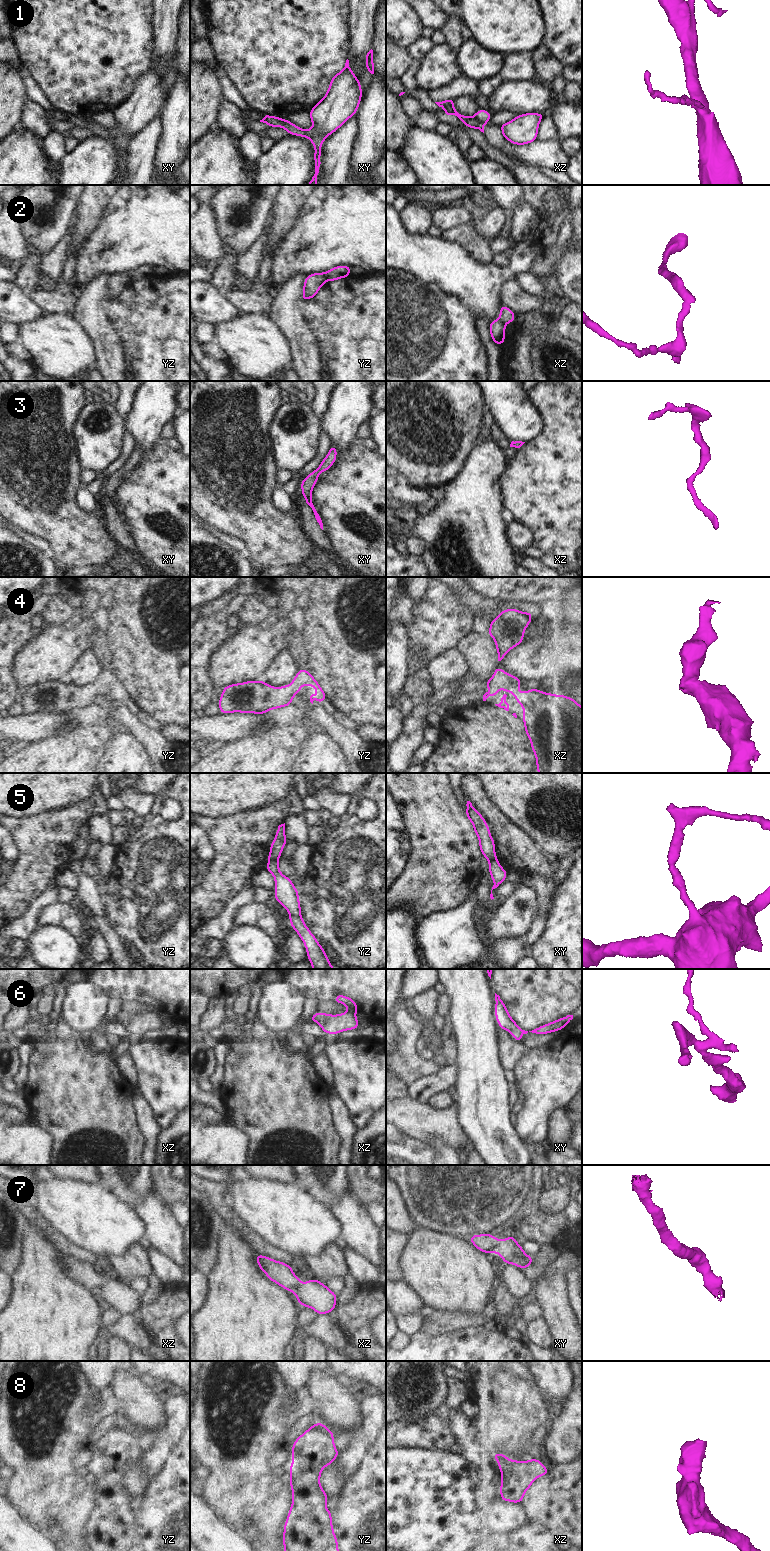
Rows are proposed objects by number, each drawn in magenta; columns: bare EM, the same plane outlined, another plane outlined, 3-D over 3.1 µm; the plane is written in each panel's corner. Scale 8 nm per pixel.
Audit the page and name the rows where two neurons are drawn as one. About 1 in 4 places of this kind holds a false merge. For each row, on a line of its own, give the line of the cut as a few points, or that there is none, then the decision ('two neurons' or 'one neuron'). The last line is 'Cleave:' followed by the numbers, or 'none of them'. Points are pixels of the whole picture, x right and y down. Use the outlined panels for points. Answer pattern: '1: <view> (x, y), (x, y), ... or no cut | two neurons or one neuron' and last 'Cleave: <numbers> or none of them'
1: xz (473, 116), (484, 124) | two neurons
2: yz (324, 273), (327, 279) | two neurons
3: no cut | one neuron
4: no cut | one neuron
5: yz (277, 859), (272, 859), (268, 862) | two neurons
6: no cut | one neuron
7: no cut | one neuron
8: no cut | one neuron
Cleave: 1, 2, 5

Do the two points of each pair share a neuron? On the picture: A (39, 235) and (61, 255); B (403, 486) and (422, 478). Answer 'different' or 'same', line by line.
A: different
B: different

